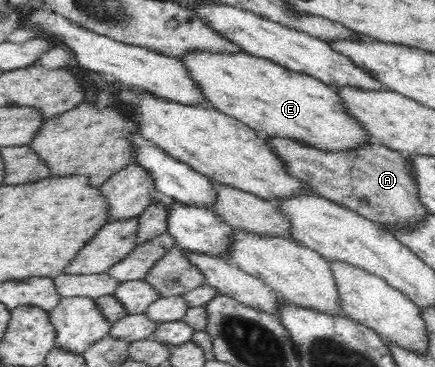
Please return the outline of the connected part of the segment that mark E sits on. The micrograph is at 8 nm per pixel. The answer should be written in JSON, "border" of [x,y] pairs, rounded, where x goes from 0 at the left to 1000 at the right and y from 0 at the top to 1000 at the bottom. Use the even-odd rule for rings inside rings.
{"border":[[[561,136],[524,147],[522,142],[432,142],[414,166],[428,177],[437,210],[467,237],[478,283],[492,297],[559,332],[609,373],[669,376],[697,387],[717,403],[749,414],[795,414],[851,392],[851,362],[823,335],[814,313],[800,308],[772,240],[745,229],[708,202],[671,196],[614,158],[579,153]]]}

